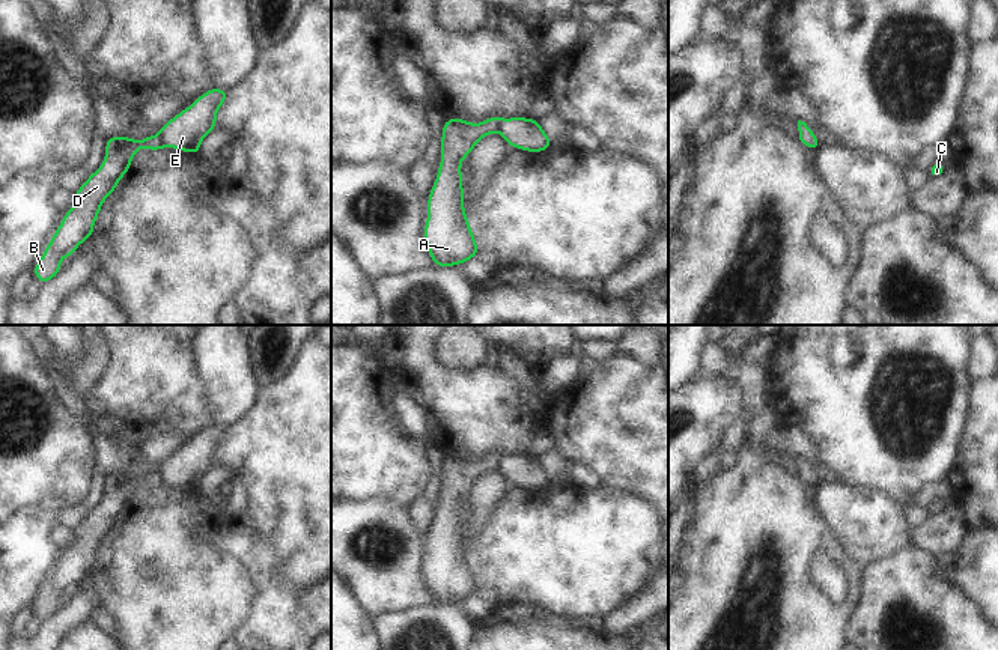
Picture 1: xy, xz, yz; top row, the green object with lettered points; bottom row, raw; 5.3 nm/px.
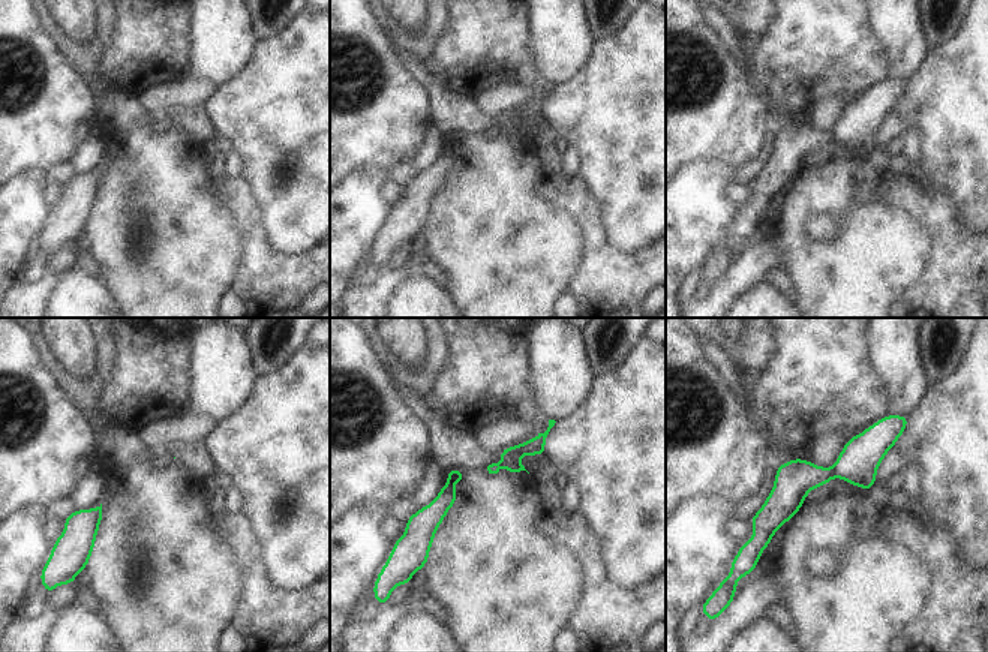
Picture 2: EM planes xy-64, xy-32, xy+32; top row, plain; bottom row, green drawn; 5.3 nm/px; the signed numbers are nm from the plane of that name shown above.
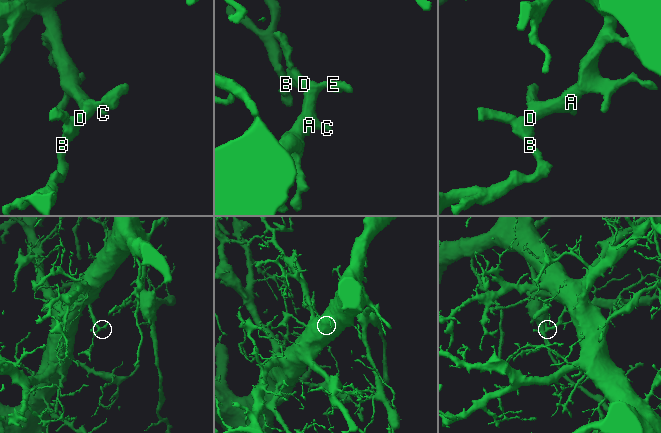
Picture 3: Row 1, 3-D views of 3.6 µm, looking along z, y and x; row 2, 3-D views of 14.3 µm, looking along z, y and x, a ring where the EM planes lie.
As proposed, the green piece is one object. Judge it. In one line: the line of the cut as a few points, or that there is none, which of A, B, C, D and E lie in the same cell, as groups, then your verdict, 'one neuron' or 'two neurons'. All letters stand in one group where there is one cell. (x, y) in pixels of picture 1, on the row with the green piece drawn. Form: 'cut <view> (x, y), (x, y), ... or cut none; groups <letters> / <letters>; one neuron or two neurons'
cut xy (160, 133), (166, 145); groups A B C D / E; two neurons

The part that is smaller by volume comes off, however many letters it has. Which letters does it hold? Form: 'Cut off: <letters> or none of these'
Cut off: E

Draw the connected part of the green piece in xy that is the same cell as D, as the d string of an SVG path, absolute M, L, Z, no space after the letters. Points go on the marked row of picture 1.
M161 134L148 135L143 140L125 135L105 138L102 164L75 191L75 205L65 212L60 226L33 268L41 284L53 280L62 271L60 260L71 257L77 247L93 235L93 224L102 203L129 170L135 152L138 149L161 150L163 147L166 147L166 140Z

